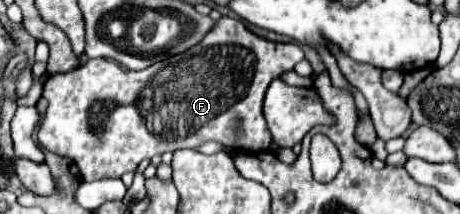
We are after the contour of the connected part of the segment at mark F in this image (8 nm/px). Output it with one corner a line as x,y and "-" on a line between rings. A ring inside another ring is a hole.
222,16
202,44
196,44
178,56
156,62
146,70
132,72
106,58
92,58
76,70
48,76
42,96
50,104
44,122
40,124
38,140
50,152
72,158
78,164
84,182
92,182
102,176
120,178
126,172
134,172
146,158
150,160
152,156
182,148
198,148
210,140
250,152
268,150
272,144
272,134
262,116
262,98
254,96
254,92
266,92
276,76
292,70
300,60
302,50
296,44
266,40
250,32
242,20
-
142,106
150,106
150,110
156,112
156,134
150,132
148,122
142,116
148,114
148,108
144,110

